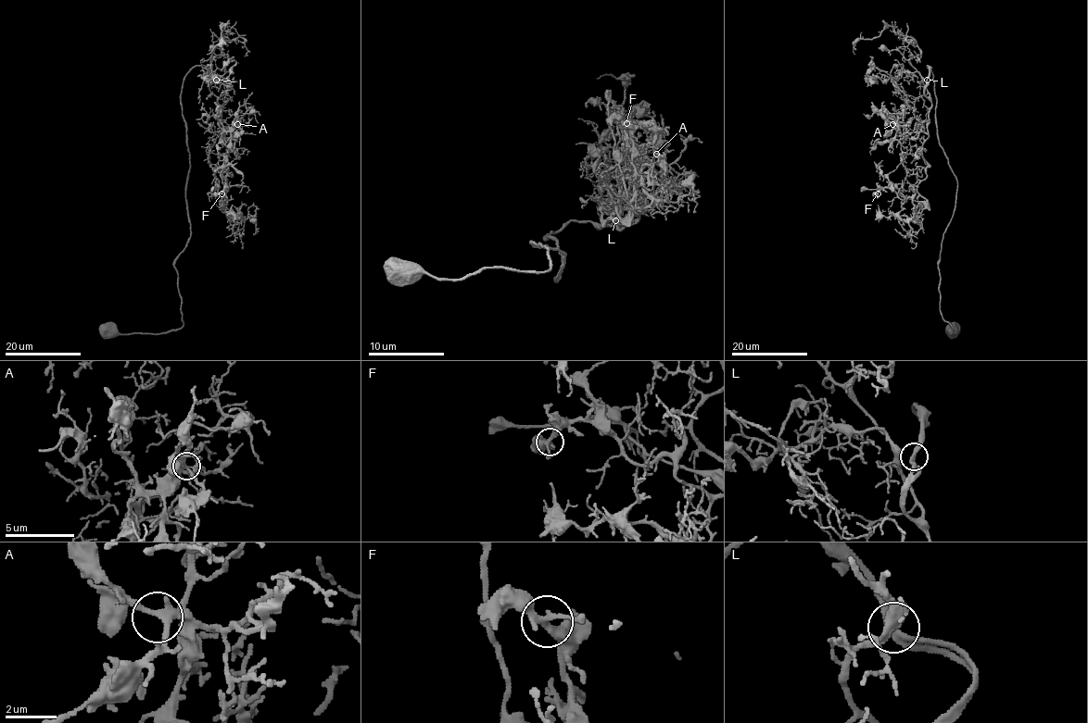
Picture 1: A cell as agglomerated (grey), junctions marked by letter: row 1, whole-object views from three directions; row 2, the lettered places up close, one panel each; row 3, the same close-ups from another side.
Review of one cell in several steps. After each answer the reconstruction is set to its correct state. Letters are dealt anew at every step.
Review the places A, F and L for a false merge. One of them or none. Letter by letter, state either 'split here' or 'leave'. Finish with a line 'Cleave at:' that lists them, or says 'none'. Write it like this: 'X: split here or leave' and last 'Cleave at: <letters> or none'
A: leave
F: leave
L: leave
Cleave at: none

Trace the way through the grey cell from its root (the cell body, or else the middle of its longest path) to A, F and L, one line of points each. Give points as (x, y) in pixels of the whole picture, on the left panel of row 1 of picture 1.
A: (106, 330), (183, 326), (181, 90), (193, 68), (228, 87), (218, 101), (223, 138), (237, 124)
F: (106, 330), (183, 326), (181, 90), (196, 66), (228, 87), (209, 153), (221, 193)
L: (106, 330), (183, 326), (174, 260), (190, 222), (181, 90), (196, 66), (216, 80)

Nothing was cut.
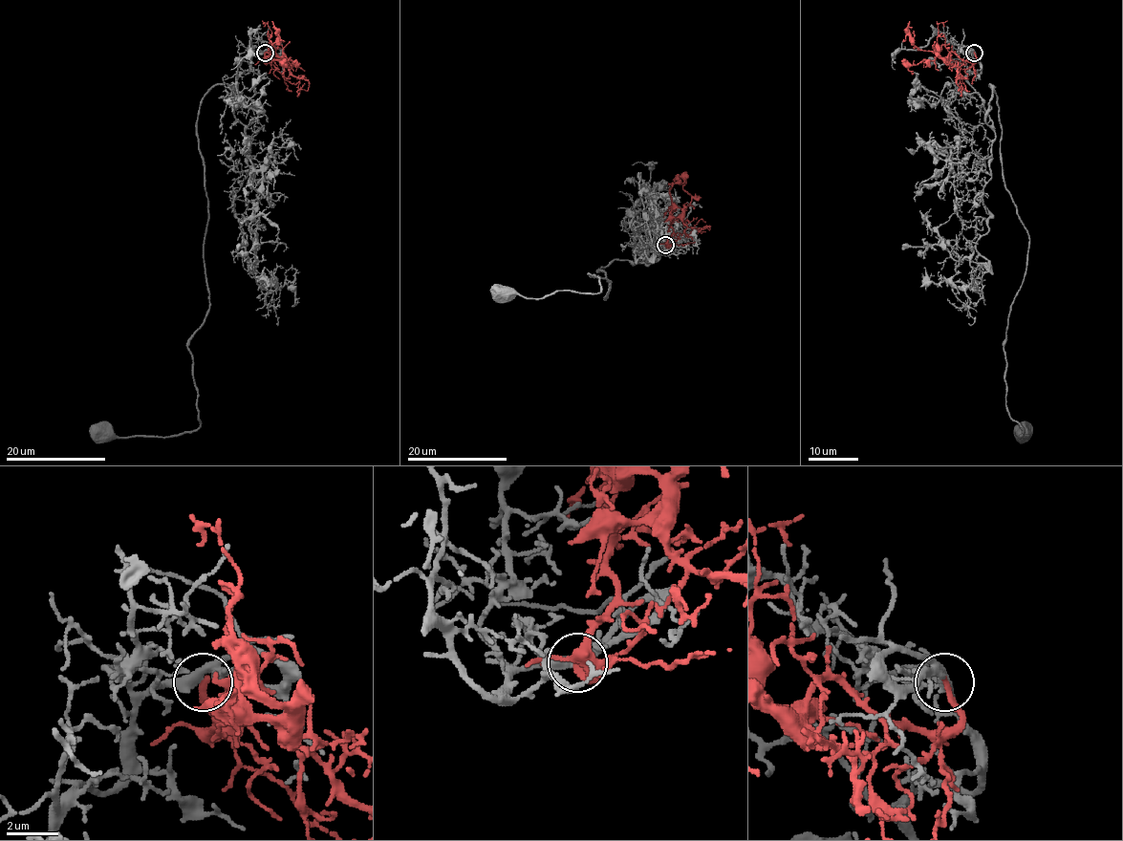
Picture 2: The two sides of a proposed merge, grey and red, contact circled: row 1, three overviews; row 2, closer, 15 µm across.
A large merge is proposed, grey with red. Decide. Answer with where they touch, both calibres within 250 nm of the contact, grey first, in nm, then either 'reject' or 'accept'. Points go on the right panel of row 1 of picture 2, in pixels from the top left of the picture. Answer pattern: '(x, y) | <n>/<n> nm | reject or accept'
(974, 53) | 400/260 nm | accept

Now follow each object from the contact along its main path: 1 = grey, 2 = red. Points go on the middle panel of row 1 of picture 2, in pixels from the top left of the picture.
1: (665, 245), (638, 237), (635, 258), (658, 260), (597, 269), (605, 300), (589, 273), (594, 293), (500, 294)
2: (665, 245), (666, 247), (671, 233), (670, 211), (674, 204), (669, 189), (678, 181), (673, 180)

